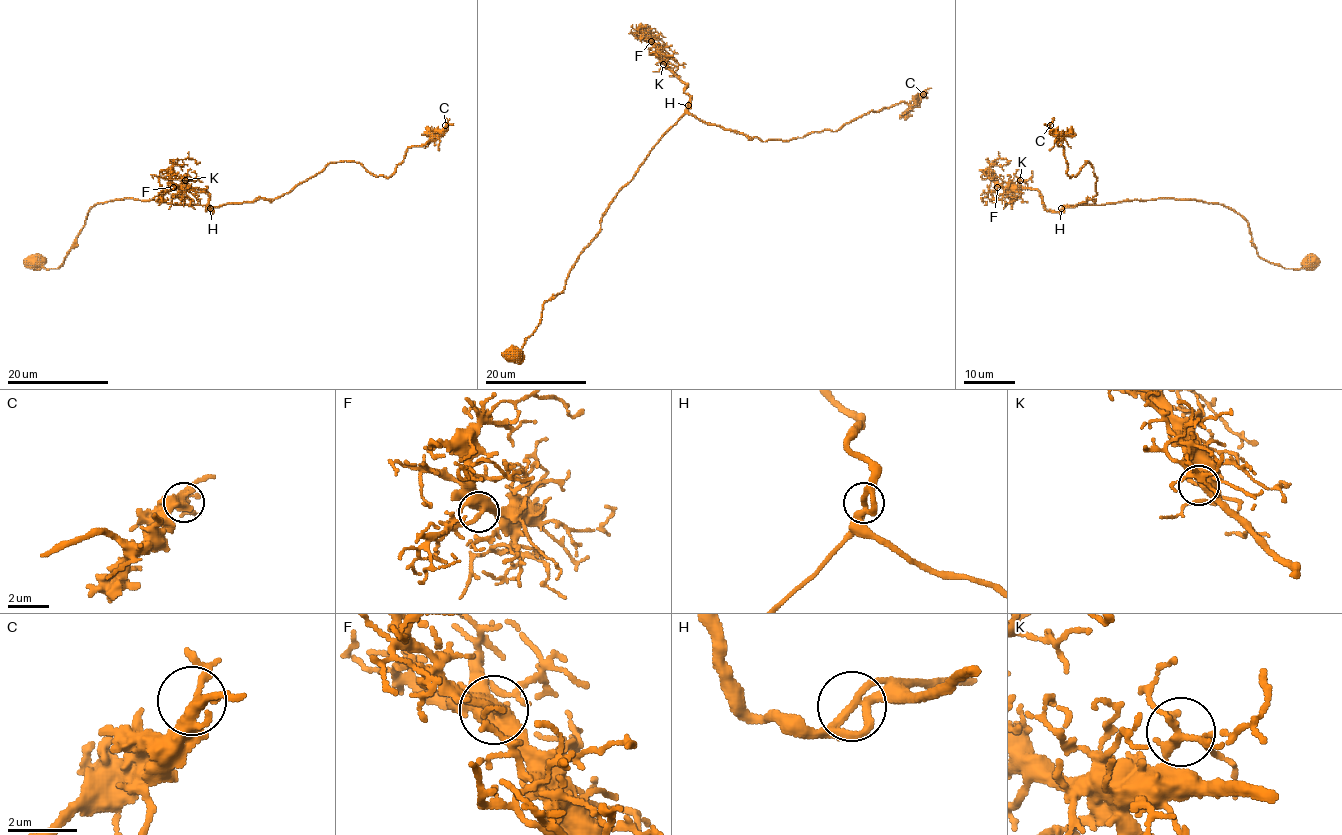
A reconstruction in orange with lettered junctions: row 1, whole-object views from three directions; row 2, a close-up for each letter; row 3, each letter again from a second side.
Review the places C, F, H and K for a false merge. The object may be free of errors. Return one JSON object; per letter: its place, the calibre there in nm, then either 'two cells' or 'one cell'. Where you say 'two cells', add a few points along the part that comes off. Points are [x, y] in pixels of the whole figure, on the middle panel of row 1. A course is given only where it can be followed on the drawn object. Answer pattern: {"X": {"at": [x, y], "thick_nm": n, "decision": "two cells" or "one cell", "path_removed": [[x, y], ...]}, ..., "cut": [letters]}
{"C": {"at": [923, 94], "thick_nm": 280, "decision": "one cell"}, "F": {"at": [651, 41], "thick_nm": 340, "decision": "one cell"}, "H": {"at": [688, 105], "thick_nm": 240, "decision": "one cell"}, "K": {"at": [663, 64], "thick_nm": 240, "decision": "one cell"}, "cut": []}

